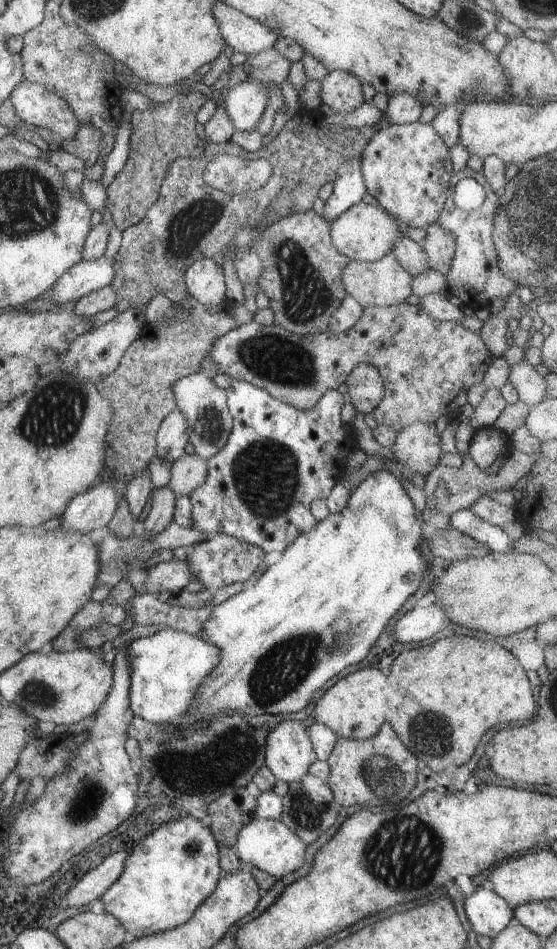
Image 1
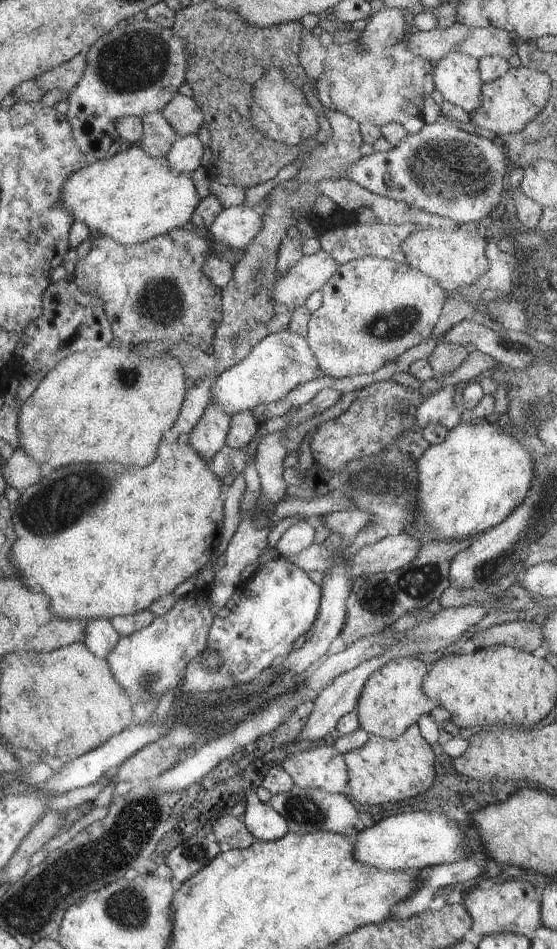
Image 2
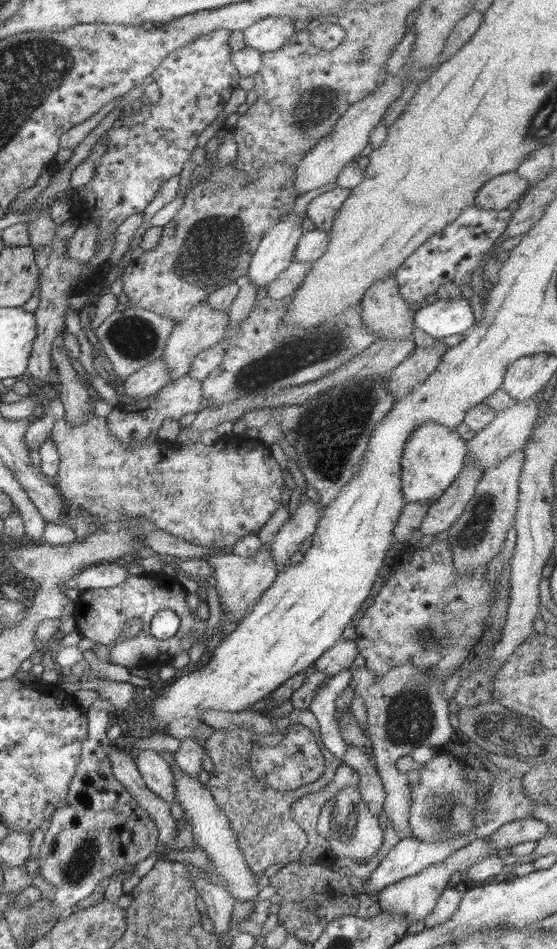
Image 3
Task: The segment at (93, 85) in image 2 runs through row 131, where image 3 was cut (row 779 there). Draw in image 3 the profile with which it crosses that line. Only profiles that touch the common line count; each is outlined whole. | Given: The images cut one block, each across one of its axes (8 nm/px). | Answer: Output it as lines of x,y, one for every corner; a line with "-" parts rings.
90,706
86,710
88,720
88,737
82,741
80,763
76,767
75,776
69,783
69,792
64,801
54,810
49,821
49,830
45,834
38,857
40,874
50,886
54,886
54,901
52,901
51,916
54,921
61,917
68,917
74,913
80,900
90,896
96,885
126,865
136,865
146,860
149,855
156,853
158,849
159,835
156,824
143,810
112,773
112,764
108,758
108,751
113,745
112,740
106,735
108,730
108,712
104,709

